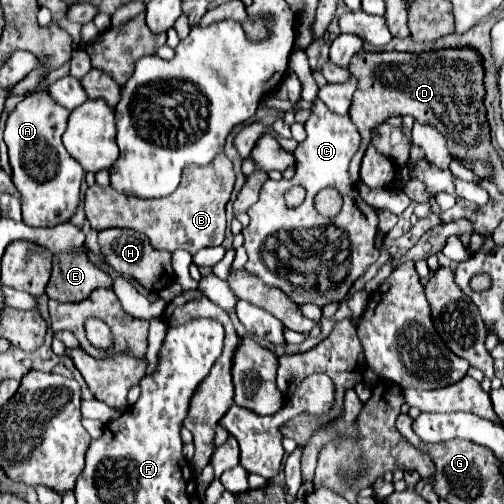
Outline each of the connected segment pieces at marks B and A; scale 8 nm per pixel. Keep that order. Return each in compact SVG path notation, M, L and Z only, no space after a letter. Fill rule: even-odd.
M219 154L209 166L187 166L179 188L165 198L143 200L139 196L121 194L115 188L93 184L85 192L85 214L91 228L133 228L143 232L153 248L175 252L177 248L189 250L191 254L201 248L219 246L225 234L225 204L231 196L235 184L233 164L225 154Z
M47 90L25 96L9 114L3 140L9 148L13 184L23 196L23 222L27 226L57 226L67 222L79 204L79 186L85 170L65 152L61 136L67 128L67 108L55 106Z

